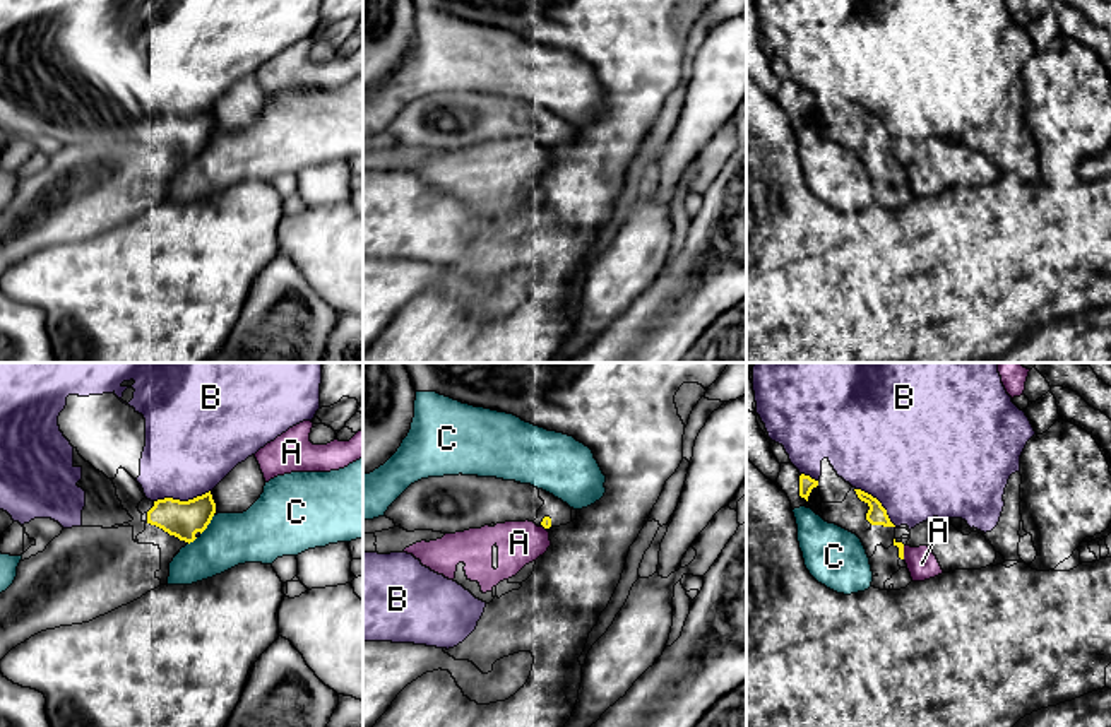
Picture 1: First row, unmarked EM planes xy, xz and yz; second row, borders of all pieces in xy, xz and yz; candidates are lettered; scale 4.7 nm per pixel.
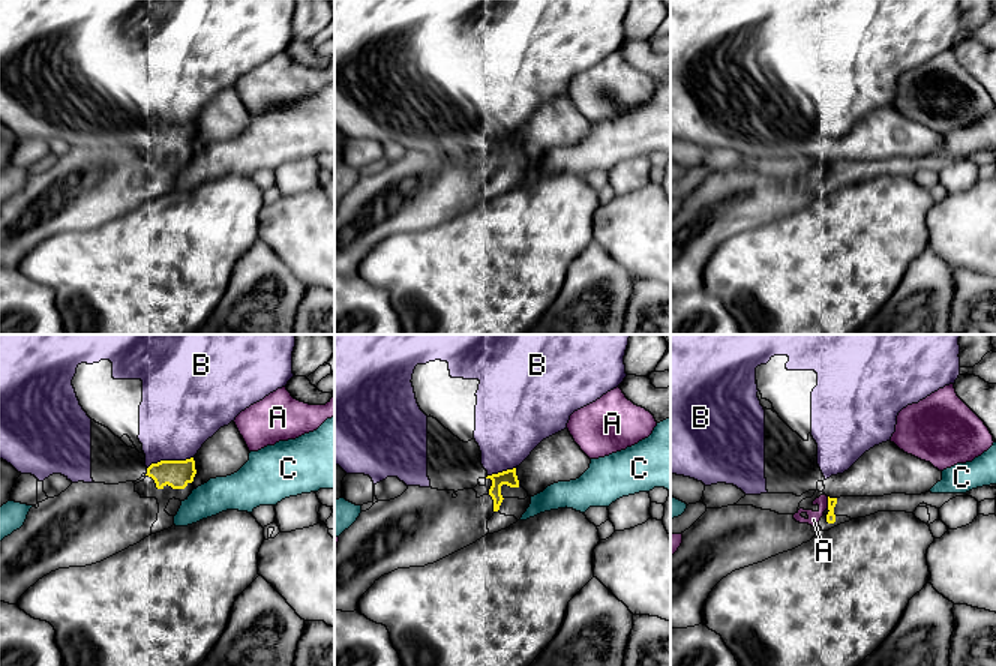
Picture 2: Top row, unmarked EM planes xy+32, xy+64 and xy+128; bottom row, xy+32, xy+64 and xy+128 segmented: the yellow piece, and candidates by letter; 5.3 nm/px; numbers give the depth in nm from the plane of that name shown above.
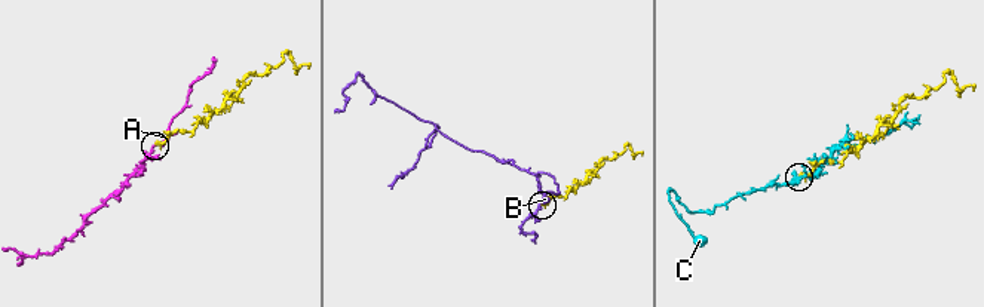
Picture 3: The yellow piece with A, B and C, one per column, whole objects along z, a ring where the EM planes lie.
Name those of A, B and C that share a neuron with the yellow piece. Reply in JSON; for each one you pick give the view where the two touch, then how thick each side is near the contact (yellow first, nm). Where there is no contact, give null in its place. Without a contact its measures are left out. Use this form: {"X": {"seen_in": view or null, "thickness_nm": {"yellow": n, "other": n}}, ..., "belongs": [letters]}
{"belongs": []}

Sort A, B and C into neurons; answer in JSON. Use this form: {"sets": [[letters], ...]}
{"sets": [["A"], ["B"], ["C"]]}

